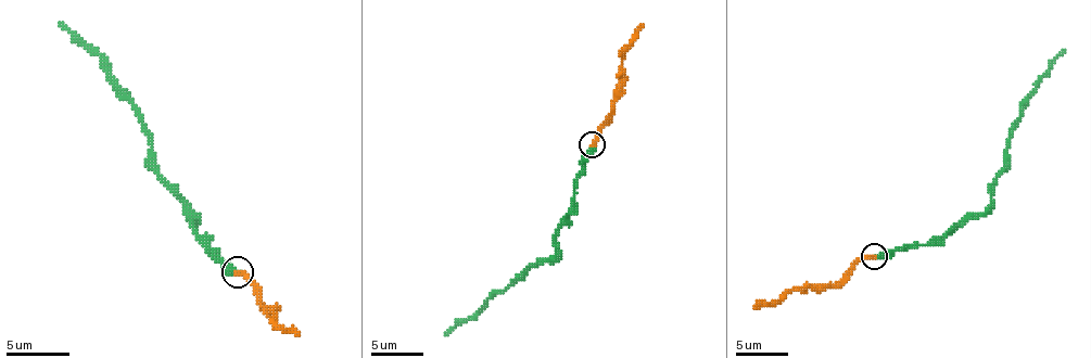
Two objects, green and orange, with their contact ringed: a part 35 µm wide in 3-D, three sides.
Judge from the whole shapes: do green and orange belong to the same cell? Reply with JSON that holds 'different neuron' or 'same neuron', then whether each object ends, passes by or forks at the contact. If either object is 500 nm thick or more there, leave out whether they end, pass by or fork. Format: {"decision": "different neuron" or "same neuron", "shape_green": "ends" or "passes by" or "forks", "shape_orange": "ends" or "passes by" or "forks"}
{"decision": "same neuron", "shape_green": "ends", "shape_orange": "ends"}

